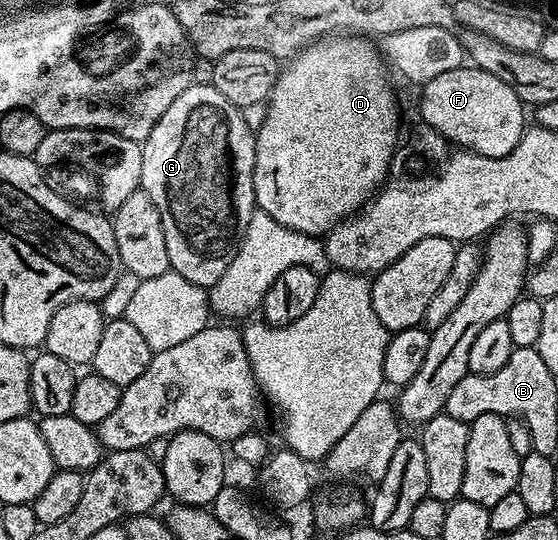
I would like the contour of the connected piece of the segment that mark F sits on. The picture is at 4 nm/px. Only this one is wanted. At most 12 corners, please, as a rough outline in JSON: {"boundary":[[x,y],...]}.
{"boundary":[[463,64],[425,82],[421,121],[503,158],[527,111],[500,76]]}

